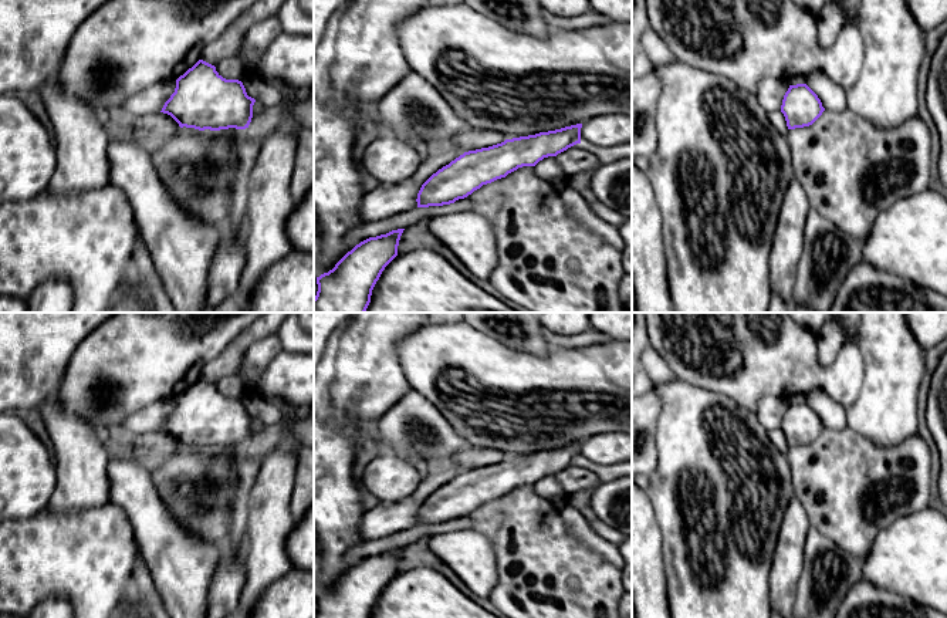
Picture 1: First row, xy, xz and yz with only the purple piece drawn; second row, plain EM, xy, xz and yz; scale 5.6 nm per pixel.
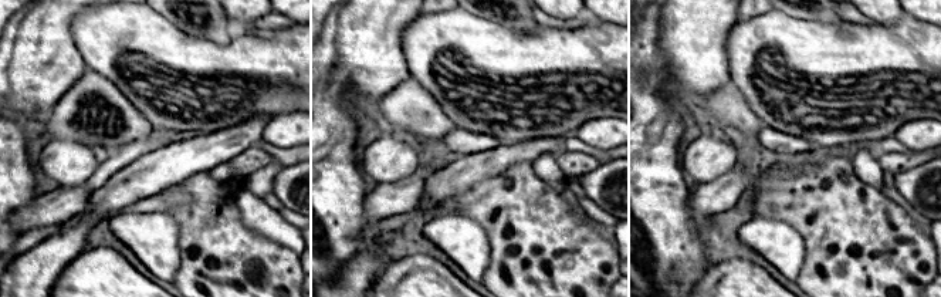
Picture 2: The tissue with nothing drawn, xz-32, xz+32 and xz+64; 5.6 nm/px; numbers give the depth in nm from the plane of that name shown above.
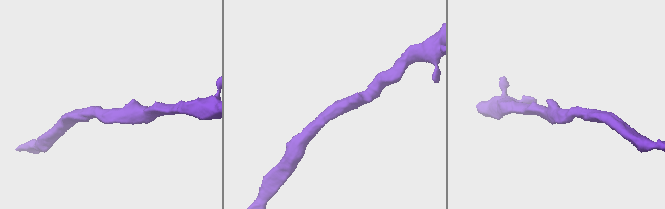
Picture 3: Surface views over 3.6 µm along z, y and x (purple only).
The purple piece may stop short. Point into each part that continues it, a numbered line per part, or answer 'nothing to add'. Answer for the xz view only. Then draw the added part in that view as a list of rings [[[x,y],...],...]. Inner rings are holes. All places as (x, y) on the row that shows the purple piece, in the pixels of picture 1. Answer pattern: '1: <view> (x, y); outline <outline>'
nothing to add

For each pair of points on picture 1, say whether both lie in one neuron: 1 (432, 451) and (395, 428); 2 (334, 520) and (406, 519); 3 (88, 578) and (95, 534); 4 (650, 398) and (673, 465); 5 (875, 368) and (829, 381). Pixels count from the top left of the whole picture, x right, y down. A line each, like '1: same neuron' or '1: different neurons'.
1: same neuron
2: different neurons
3: same neuron
4: different neurons
5: different neurons

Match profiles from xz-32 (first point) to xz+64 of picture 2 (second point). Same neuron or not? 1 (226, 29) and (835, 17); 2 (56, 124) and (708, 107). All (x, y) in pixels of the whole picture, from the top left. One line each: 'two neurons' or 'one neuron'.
1: one neuron
2: one neuron

